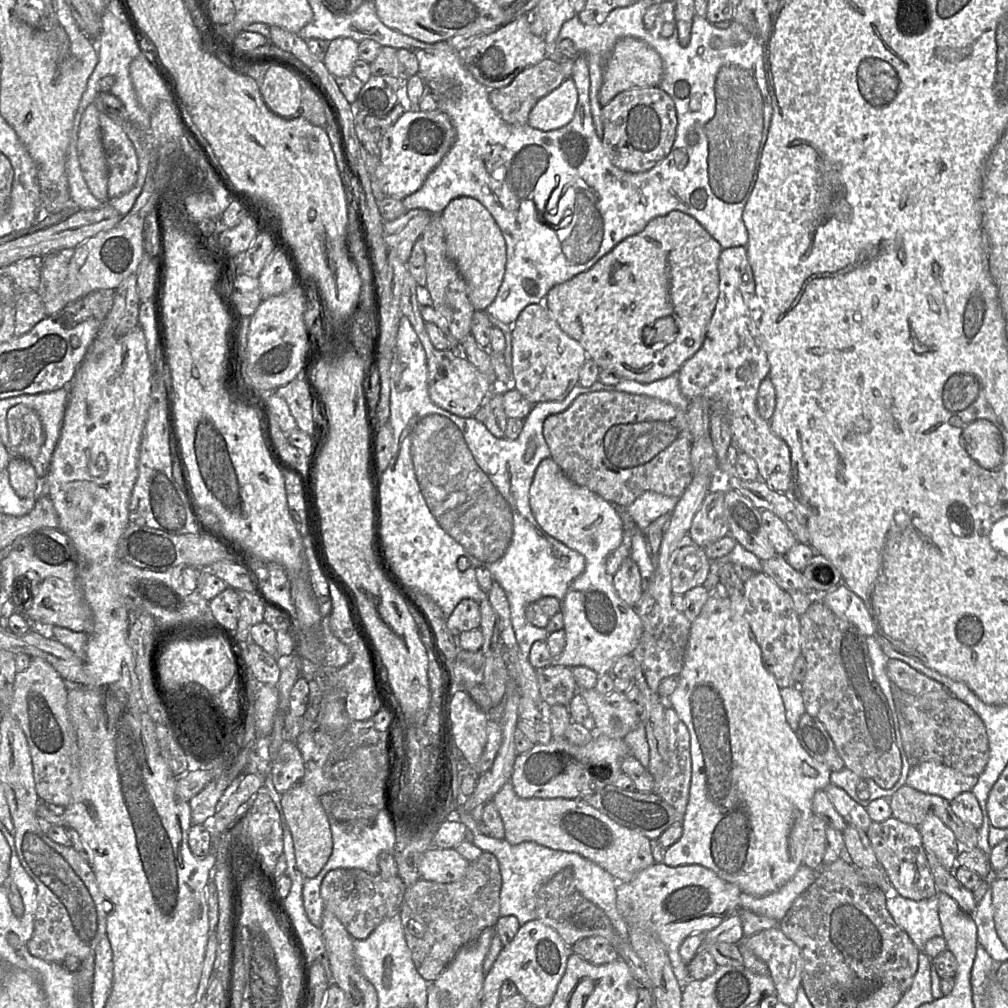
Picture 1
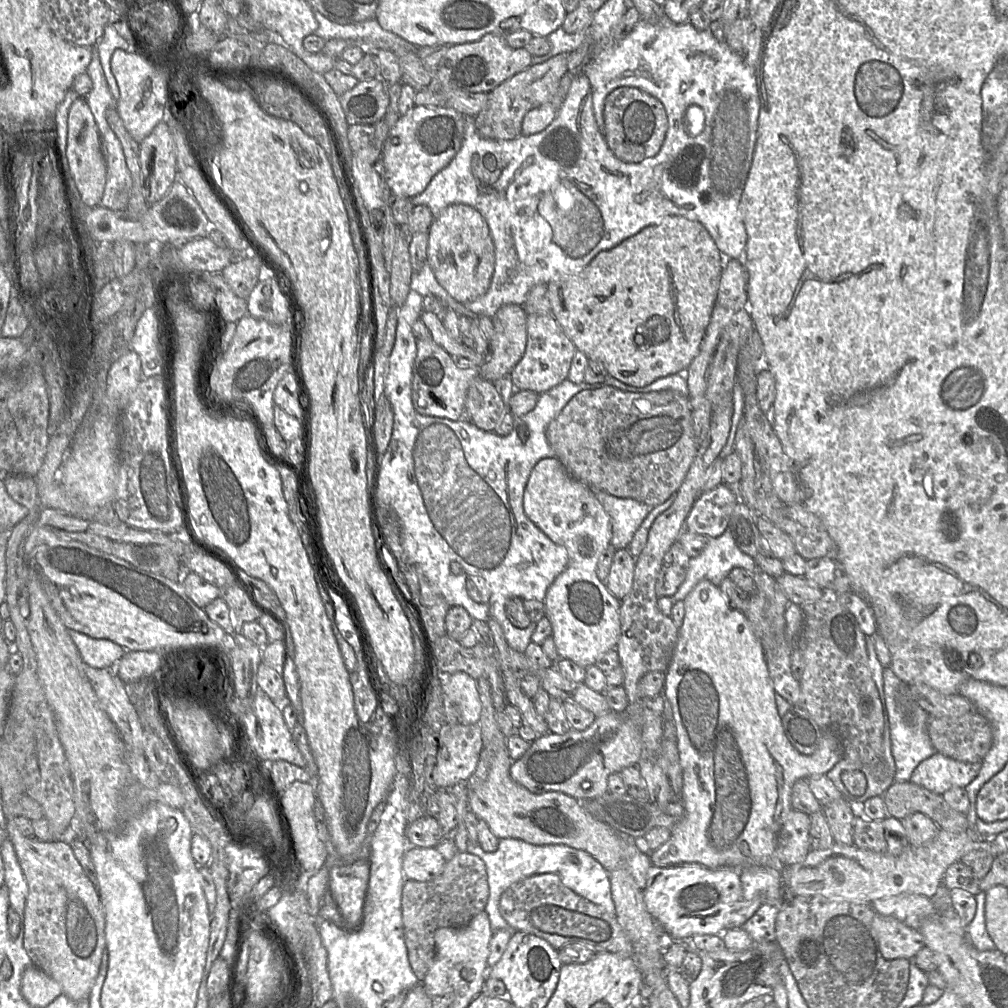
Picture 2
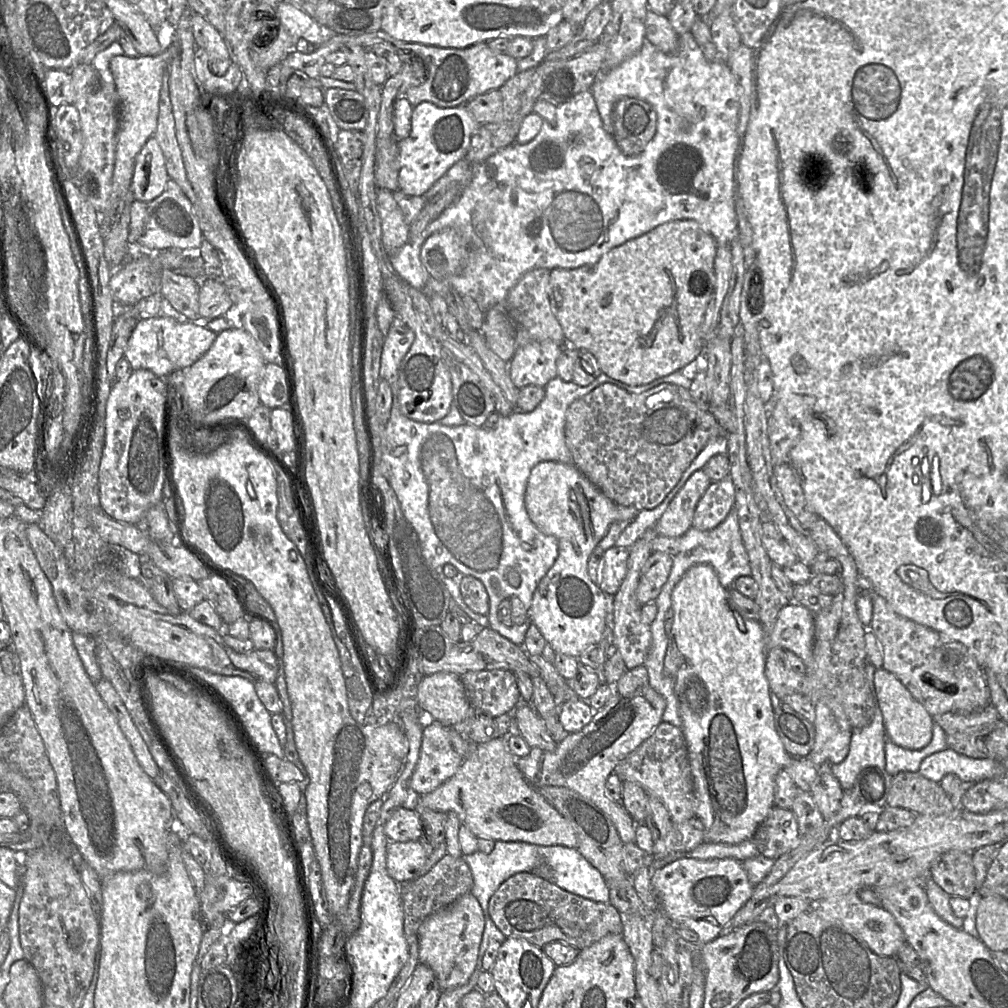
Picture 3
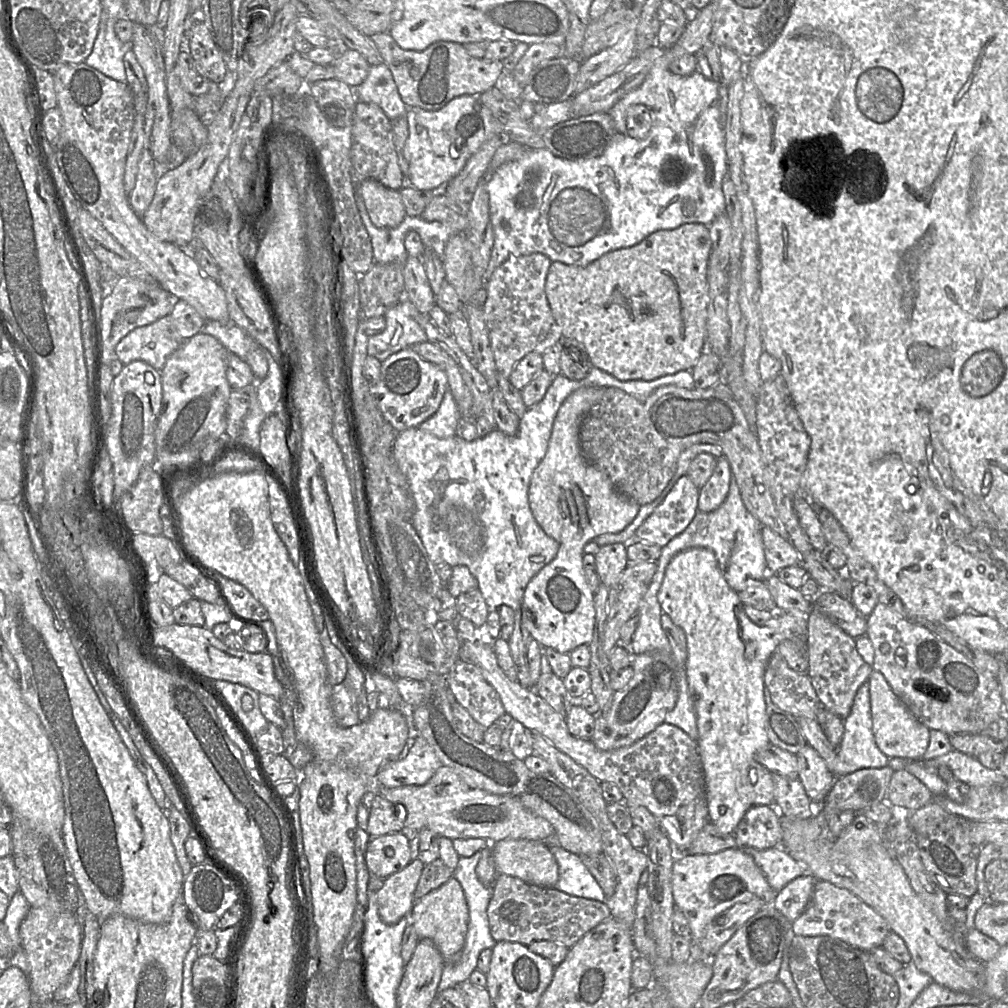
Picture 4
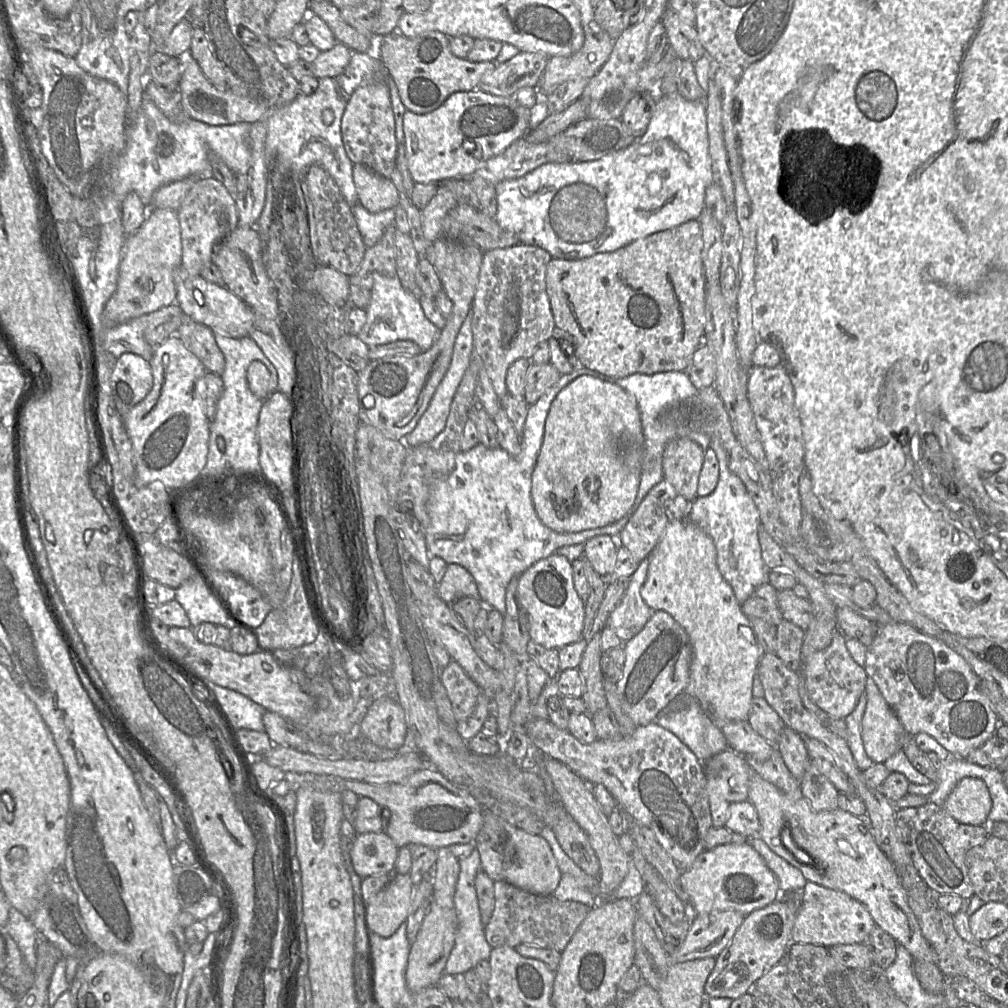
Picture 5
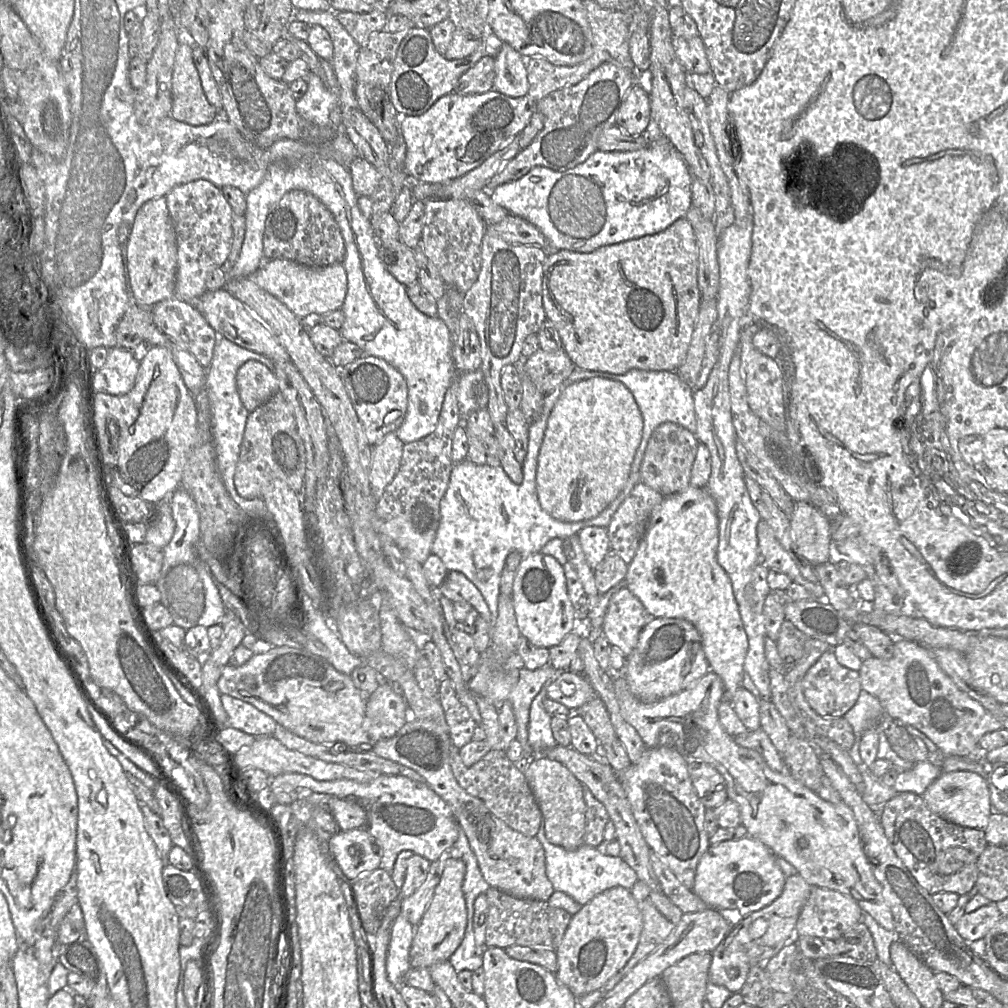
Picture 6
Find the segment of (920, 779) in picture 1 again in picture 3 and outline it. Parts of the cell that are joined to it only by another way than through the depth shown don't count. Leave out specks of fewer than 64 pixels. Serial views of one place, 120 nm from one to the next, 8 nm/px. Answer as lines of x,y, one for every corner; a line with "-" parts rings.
946,748
926,757
918,773
936,783
946,774
955,774
963,783
978,783
998,777
1004,770
1004,765
998,761
970,758

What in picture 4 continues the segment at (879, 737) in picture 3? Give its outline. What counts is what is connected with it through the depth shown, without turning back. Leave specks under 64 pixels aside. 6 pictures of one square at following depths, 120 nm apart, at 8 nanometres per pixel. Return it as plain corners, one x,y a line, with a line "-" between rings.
867,680
858,689
852,710
844,719
844,734
836,752
833,774
844,776
863,768
883,768
888,766
889,758
876,745
872,730
872,714
870,703
870,683

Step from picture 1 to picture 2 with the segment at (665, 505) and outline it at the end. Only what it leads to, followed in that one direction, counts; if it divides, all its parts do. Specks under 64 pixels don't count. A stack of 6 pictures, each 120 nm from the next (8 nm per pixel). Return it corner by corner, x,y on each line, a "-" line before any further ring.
594,490
594,494
611,521
610,544
617,550
627,549
635,532
653,508
635,499
612,496
600,490

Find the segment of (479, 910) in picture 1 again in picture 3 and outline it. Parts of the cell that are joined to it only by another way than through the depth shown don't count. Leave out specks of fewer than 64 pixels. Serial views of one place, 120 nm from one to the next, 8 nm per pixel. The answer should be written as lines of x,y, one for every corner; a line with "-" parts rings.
446,854
424,875
400,884
400,895
404,911
404,933
410,955
418,955
418,930
423,920
431,913
440,910
462,895
469,893
473,886
473,876
462,857

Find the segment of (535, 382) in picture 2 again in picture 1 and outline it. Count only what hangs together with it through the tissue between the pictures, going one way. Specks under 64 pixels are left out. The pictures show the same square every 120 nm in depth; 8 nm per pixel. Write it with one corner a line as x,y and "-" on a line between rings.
544,303
528,305
513,324
511,335
515,388
531,404
561,401
579,385
579,373
587,353
560,328

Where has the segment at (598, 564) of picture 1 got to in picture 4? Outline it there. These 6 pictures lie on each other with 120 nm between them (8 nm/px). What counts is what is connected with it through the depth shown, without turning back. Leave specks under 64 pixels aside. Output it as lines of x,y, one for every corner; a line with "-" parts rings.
581,387
564,400
554,419
546,454
533,471
528,489
529,507
536,523
548,536
558,542
559,550
556,557
526,586
523,595
526,627
531,638
543,648
552,648
565,654
569,654
580,645
588,645
594,636
594,593
583,575
582,559
585,545
599,535
624,530
634,520
640,508
637,502
620,493
608,476
588,462
581,451
579,436
581,423
591,409
602,400
606,388
608,387

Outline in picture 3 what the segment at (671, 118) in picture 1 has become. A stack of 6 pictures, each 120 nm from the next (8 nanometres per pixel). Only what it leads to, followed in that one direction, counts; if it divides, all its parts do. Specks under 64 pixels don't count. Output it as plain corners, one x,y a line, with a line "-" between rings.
621,98
614,106
612,121
612,136
626,156
640,154
656,134
656,111
638,98

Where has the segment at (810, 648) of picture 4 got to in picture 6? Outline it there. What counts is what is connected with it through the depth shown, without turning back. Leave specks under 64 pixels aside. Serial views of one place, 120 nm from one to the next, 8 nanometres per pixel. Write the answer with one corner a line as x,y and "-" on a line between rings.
832,648
811,666
803,680
807,702
823,717
843,717
856,703
861,689
859,672
841,665

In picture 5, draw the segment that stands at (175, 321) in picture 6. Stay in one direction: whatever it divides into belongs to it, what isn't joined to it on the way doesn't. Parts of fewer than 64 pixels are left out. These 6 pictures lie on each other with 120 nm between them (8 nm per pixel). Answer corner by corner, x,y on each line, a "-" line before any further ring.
185,315
174,336
181,339
184,346
203,363
207,371
219,376
223,373
225,358
210,327

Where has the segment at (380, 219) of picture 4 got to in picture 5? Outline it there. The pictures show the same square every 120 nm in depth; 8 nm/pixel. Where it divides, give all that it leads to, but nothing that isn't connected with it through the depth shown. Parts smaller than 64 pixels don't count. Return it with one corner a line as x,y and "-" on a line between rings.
353,164
353,181
357,197
363,207
371,213
394,208
401,195
387,178
363,164

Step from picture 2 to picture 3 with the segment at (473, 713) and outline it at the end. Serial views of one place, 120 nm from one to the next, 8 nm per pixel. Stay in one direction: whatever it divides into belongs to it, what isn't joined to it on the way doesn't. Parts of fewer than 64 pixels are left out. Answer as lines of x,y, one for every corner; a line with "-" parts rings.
438,672
424,676
417,690
420,710
444,726
454,726
470,717
474,708
465,695
460,675

